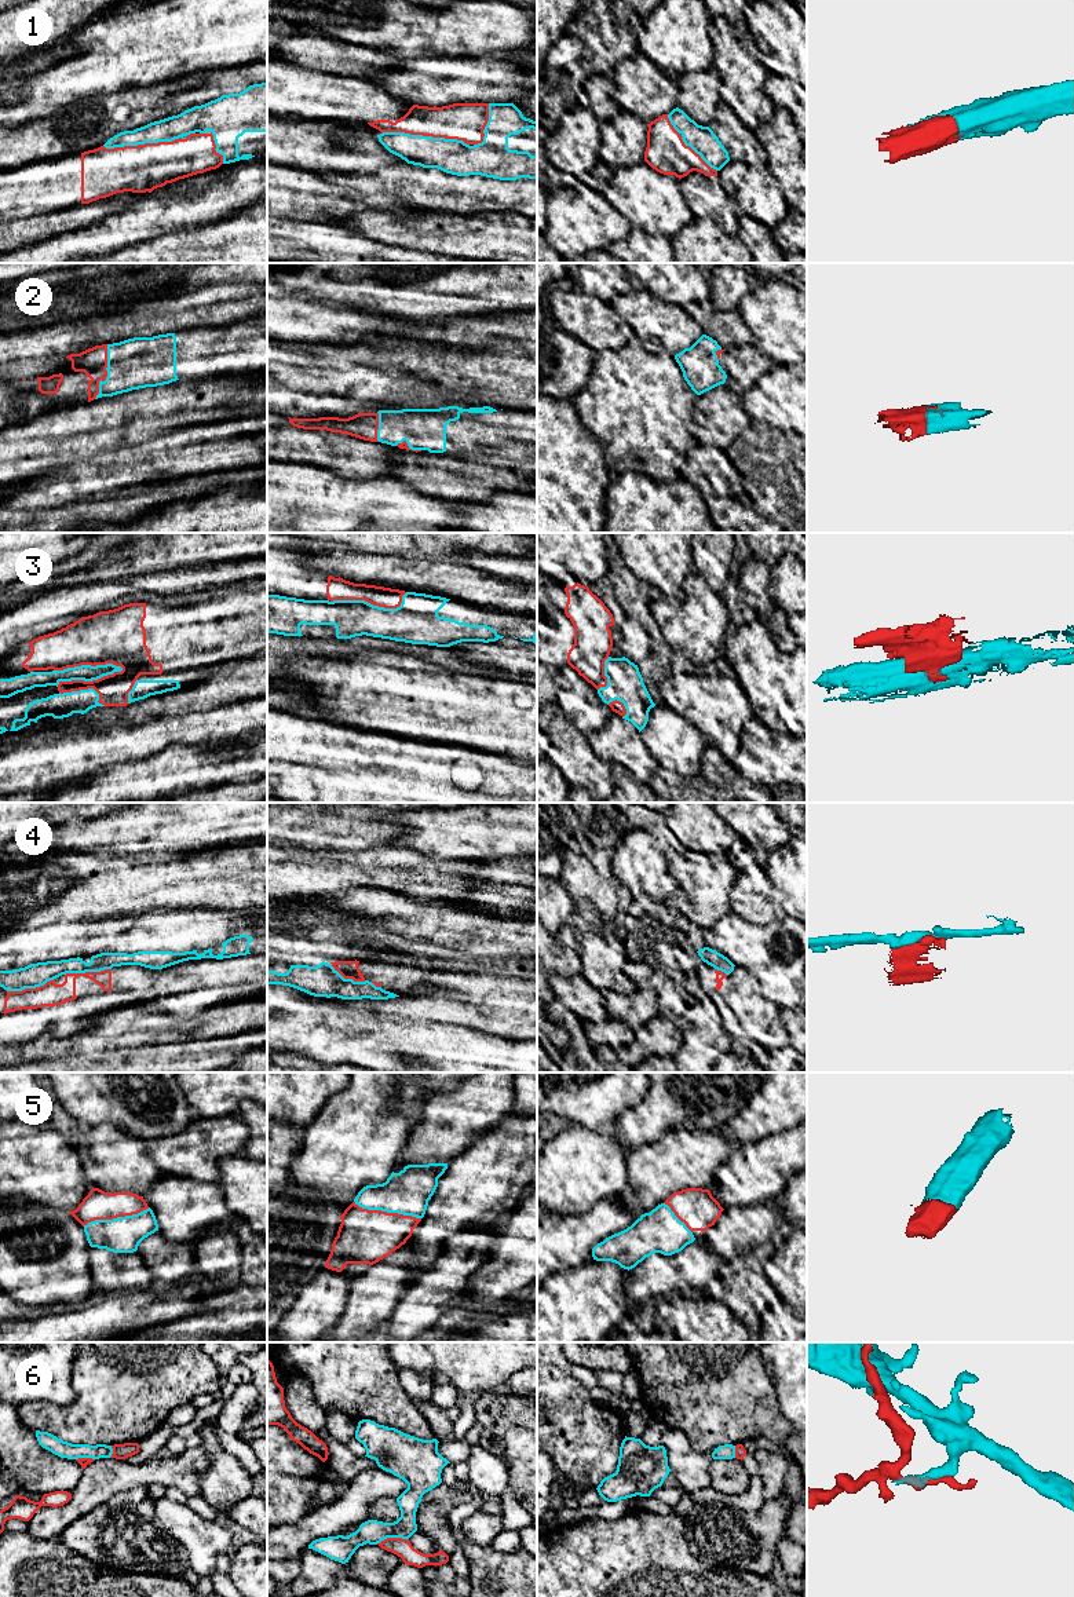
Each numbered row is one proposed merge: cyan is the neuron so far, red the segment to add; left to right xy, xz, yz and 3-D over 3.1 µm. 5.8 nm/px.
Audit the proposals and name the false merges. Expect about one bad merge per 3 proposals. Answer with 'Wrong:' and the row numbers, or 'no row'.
Wrong: 3, 4, 6

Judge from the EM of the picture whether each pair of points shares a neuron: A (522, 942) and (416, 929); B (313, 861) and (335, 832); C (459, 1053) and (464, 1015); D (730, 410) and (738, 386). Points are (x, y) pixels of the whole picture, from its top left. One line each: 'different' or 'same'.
A: same
B: different
C: different
D: different

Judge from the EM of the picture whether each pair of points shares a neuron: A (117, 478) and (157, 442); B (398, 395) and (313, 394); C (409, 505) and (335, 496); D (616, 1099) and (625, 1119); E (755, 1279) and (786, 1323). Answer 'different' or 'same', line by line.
A: same
B: same
C: same
D: different
E: same

